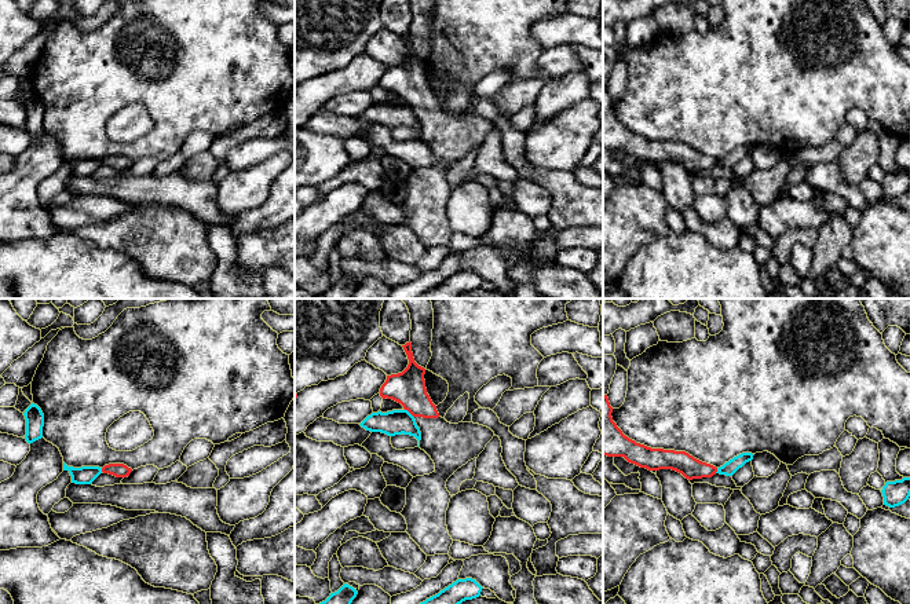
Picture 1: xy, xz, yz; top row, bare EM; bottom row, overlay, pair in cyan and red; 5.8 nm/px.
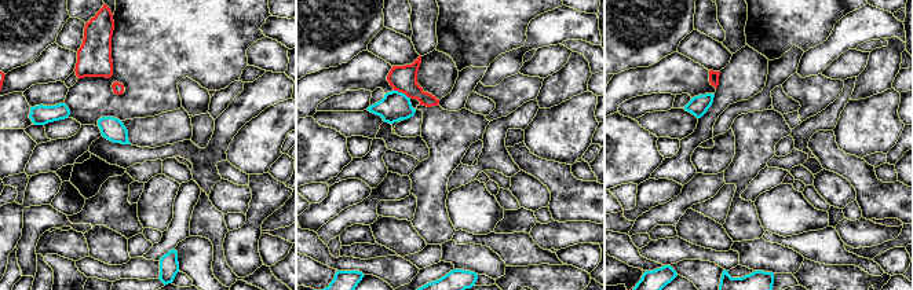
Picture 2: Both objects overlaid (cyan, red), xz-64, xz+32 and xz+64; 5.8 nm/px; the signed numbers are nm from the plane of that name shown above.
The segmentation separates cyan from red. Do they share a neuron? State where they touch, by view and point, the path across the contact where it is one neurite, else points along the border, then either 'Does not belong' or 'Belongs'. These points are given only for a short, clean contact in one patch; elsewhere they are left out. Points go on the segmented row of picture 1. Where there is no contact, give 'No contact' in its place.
Touches cyan at xz (409, 413). Boundary: xz (405, 409), (413, 417). Does not belong

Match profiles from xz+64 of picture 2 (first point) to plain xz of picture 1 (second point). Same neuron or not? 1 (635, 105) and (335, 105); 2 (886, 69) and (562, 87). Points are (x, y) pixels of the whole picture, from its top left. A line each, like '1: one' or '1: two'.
1: one
2: one

